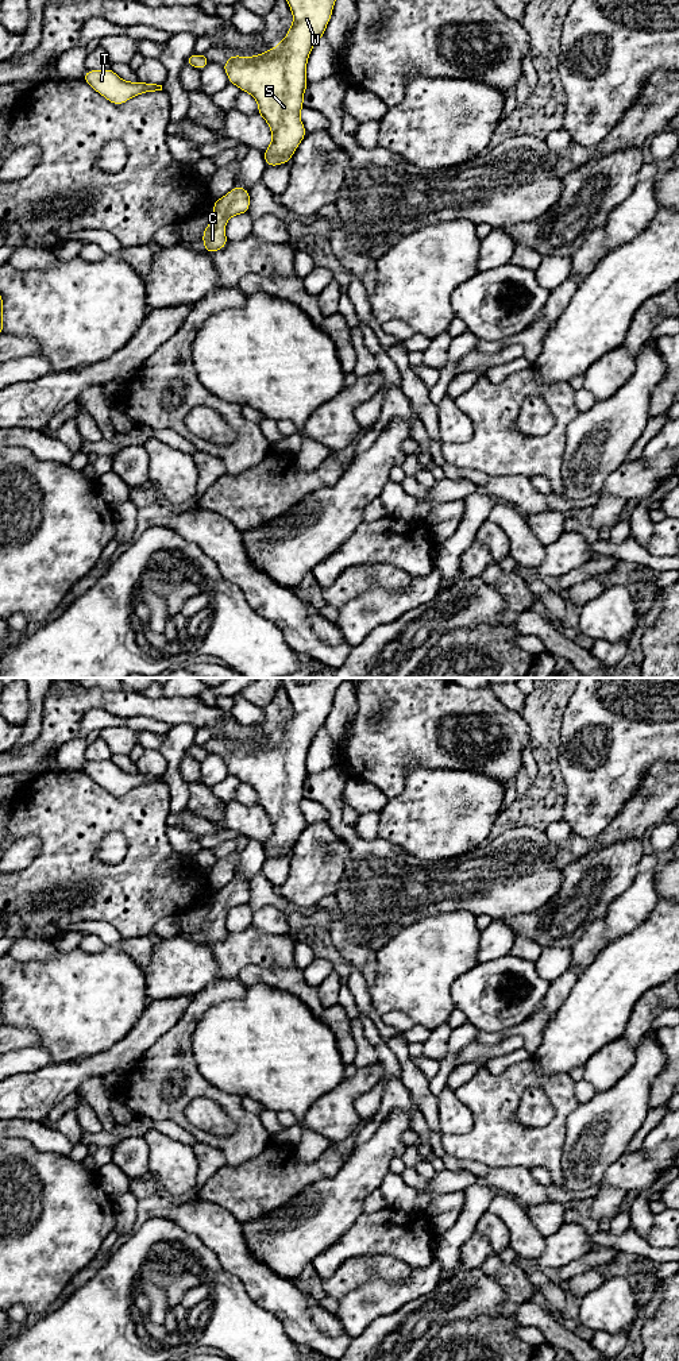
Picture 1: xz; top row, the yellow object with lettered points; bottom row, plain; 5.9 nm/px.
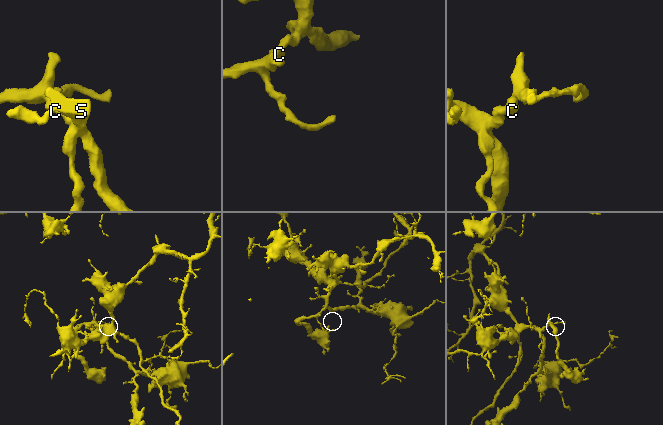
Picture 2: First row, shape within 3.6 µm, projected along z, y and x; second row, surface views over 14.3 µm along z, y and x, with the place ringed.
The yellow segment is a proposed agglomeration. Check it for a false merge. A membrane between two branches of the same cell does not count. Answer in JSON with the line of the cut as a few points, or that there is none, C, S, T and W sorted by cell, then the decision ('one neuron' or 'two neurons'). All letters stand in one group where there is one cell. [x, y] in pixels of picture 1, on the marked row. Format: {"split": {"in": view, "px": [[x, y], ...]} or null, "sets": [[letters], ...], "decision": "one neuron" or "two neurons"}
{"split": null, "sets": [["C", "S", "T", "W"]], "decision": "one neuron"}

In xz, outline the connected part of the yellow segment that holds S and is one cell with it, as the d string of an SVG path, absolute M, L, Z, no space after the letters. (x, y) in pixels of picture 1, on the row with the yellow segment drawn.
M286 0L293 14L293 24L275 47L258 55L231 55L223 69L231 84L250 93L258 103L258 113L271 130L271 144L263 151L266 167L289 163L293 153L306 135L300 112L308 86L306 62L315 43L324 36L332 16L335 0Z

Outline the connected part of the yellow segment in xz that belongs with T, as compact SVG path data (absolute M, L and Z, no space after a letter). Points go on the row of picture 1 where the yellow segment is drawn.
M113 69L88 70L82 80L88 82L97 93L104 96L112 104L120 105L131 97L162 90L162 85L147 82L128 82L115 74Z

